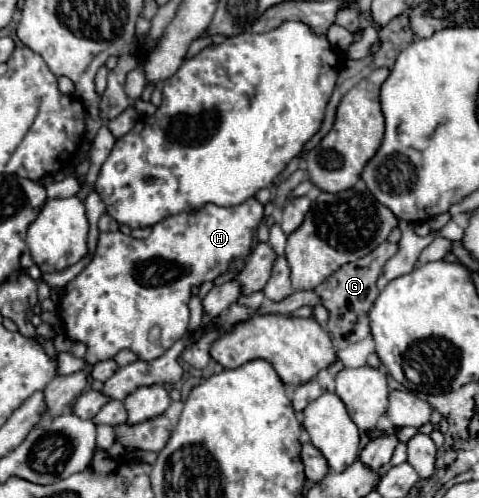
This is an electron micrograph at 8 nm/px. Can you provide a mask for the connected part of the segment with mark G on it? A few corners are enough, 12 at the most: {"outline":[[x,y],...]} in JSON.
{"outline":[[397,244],[343,264],[313,292],[337,348],[369,336],[377,278]]}

